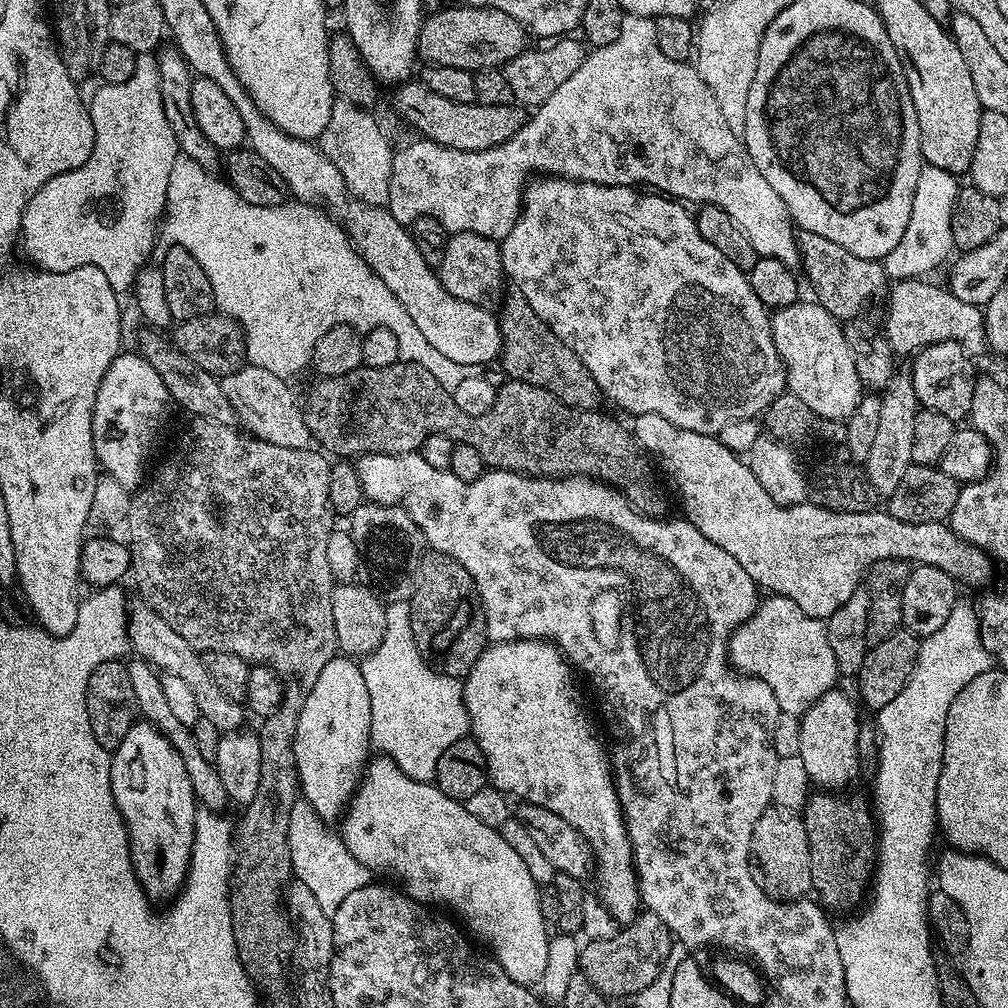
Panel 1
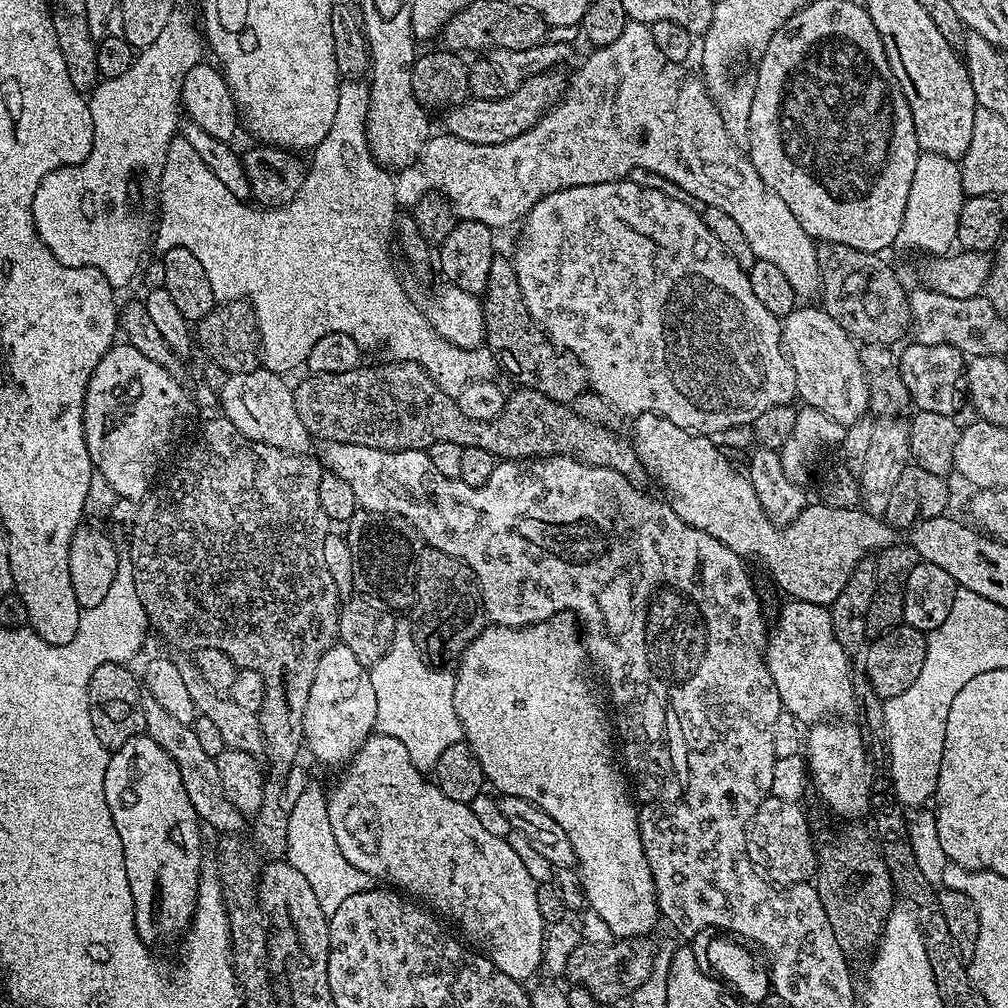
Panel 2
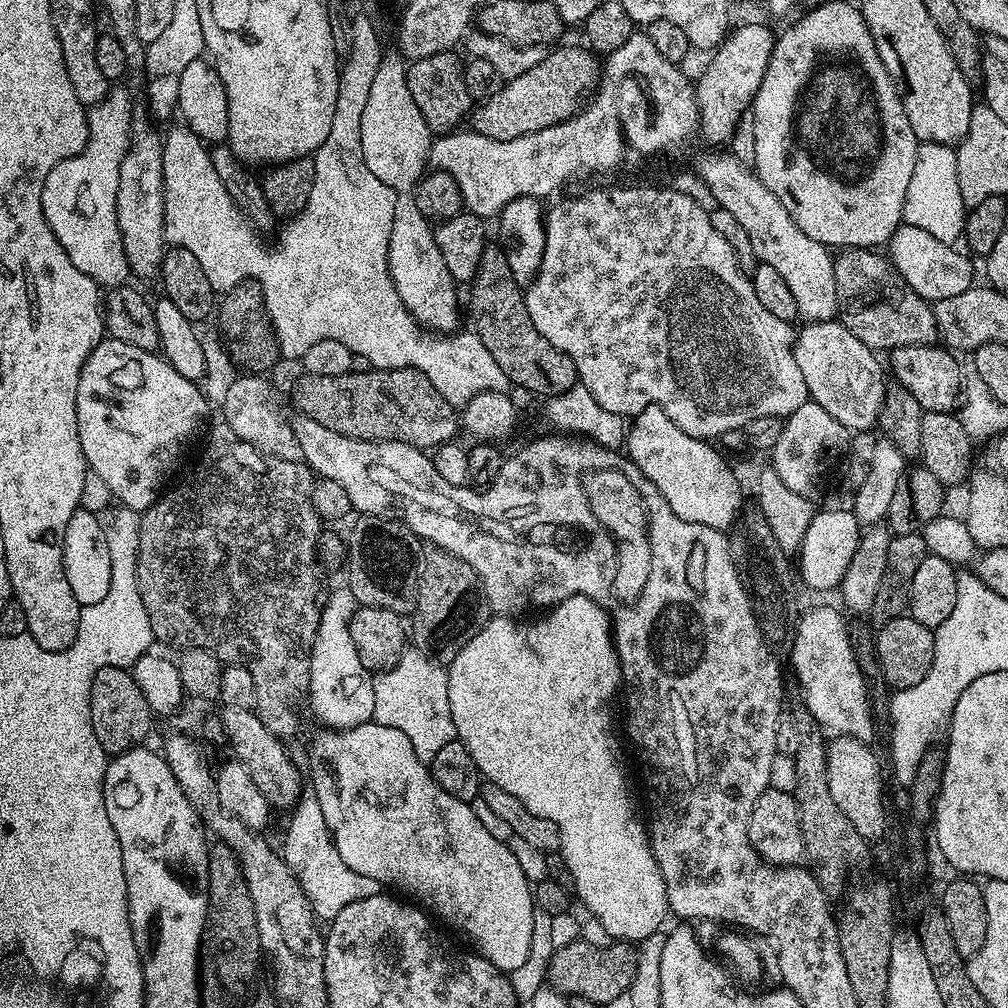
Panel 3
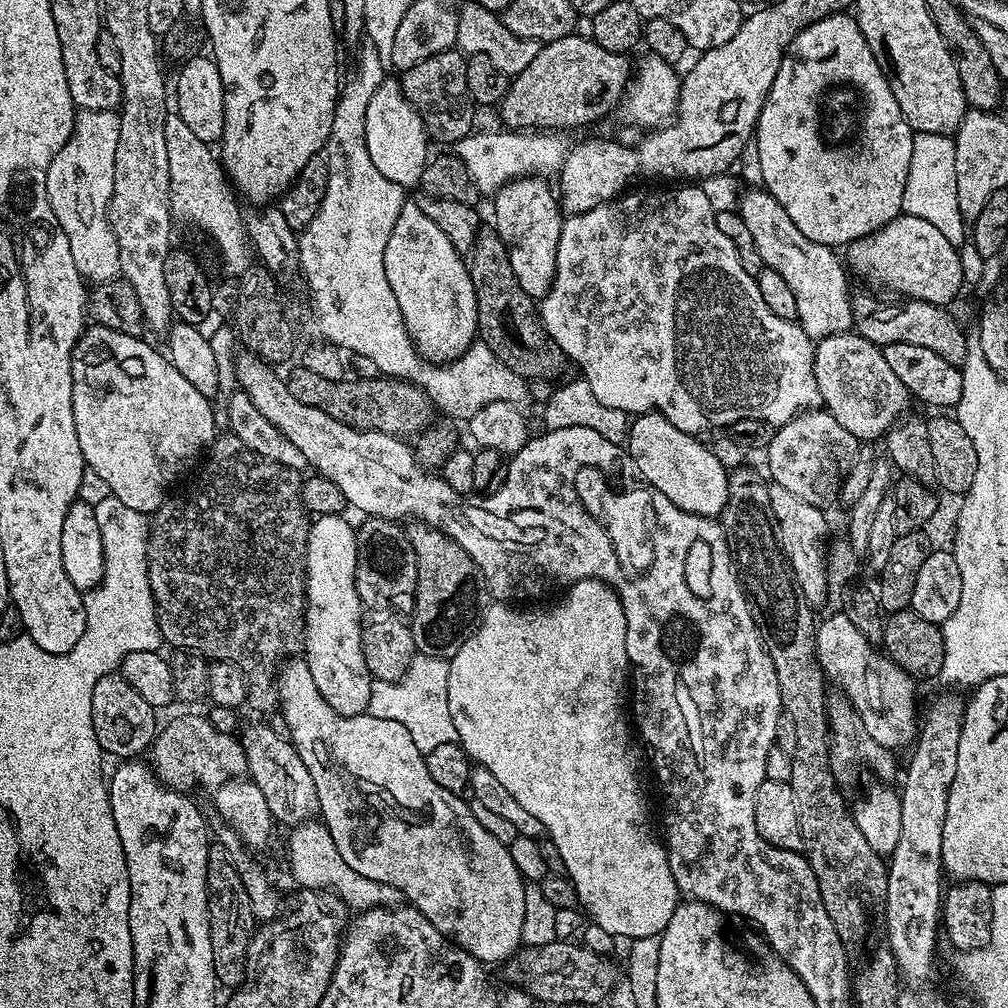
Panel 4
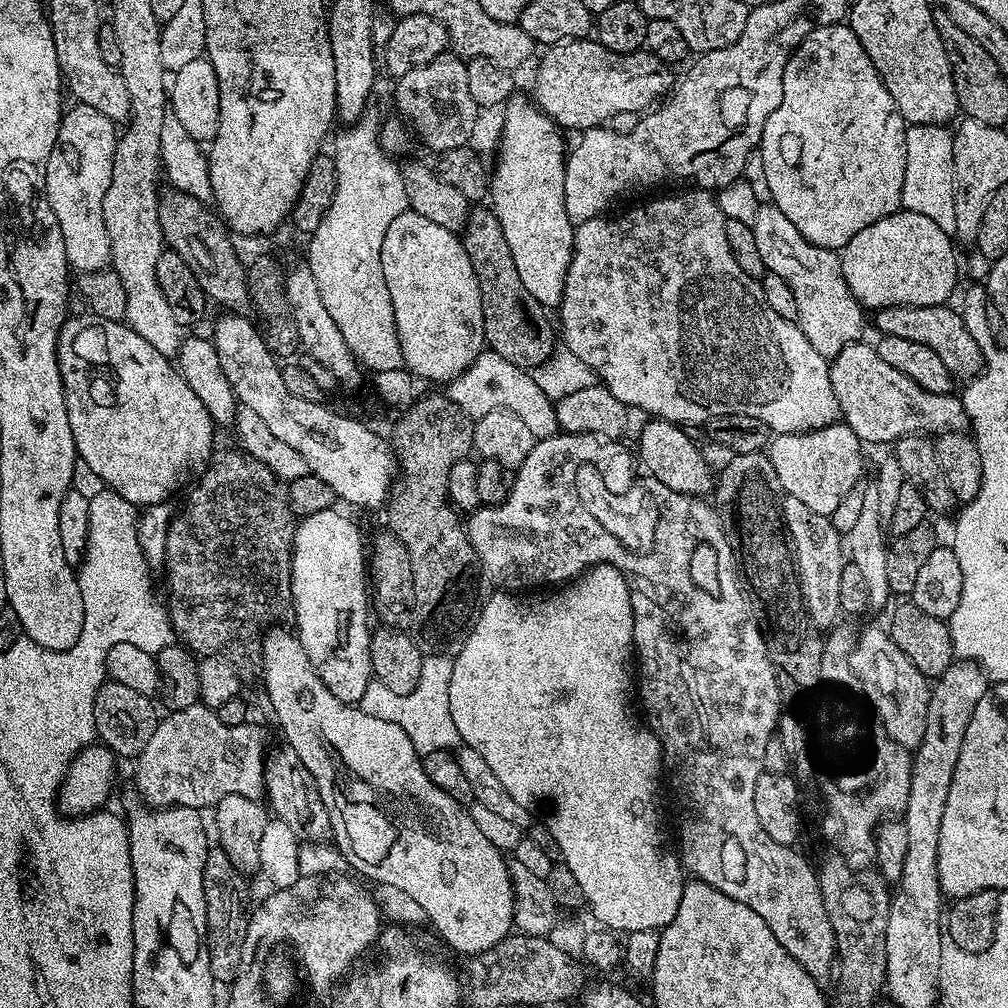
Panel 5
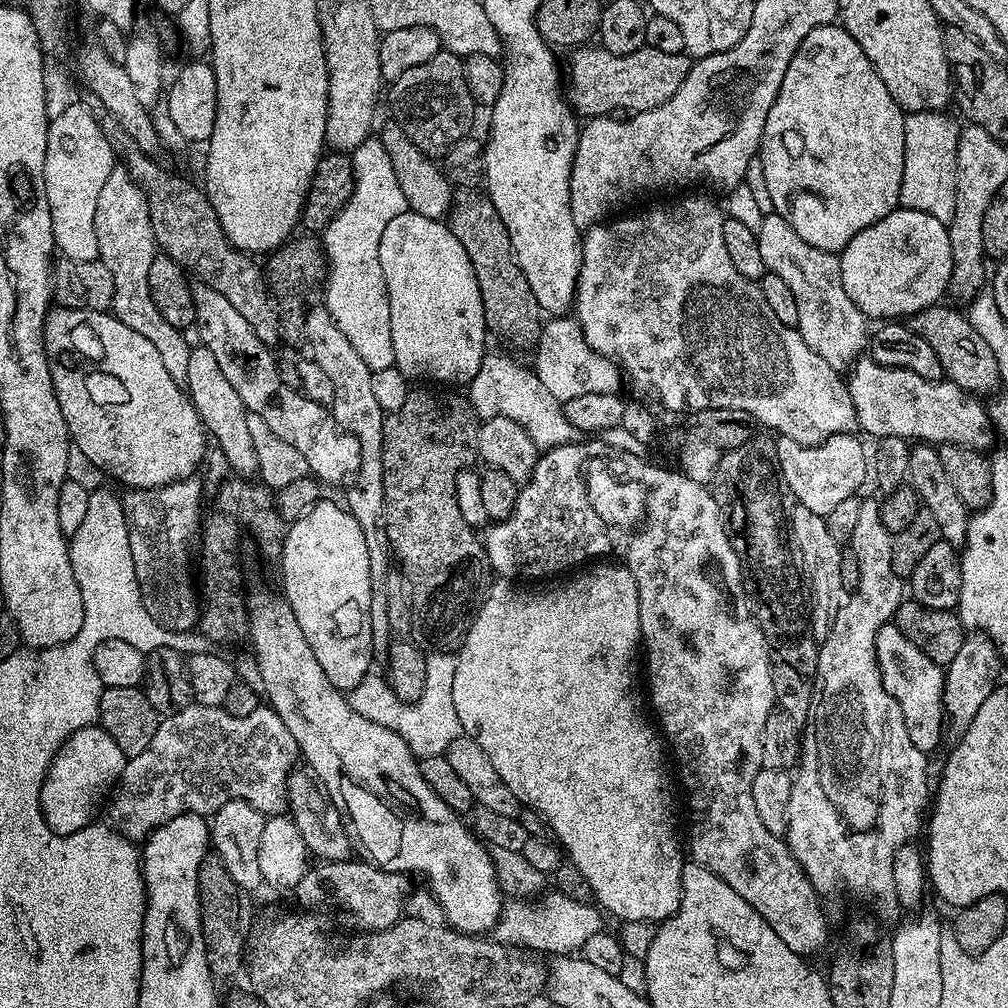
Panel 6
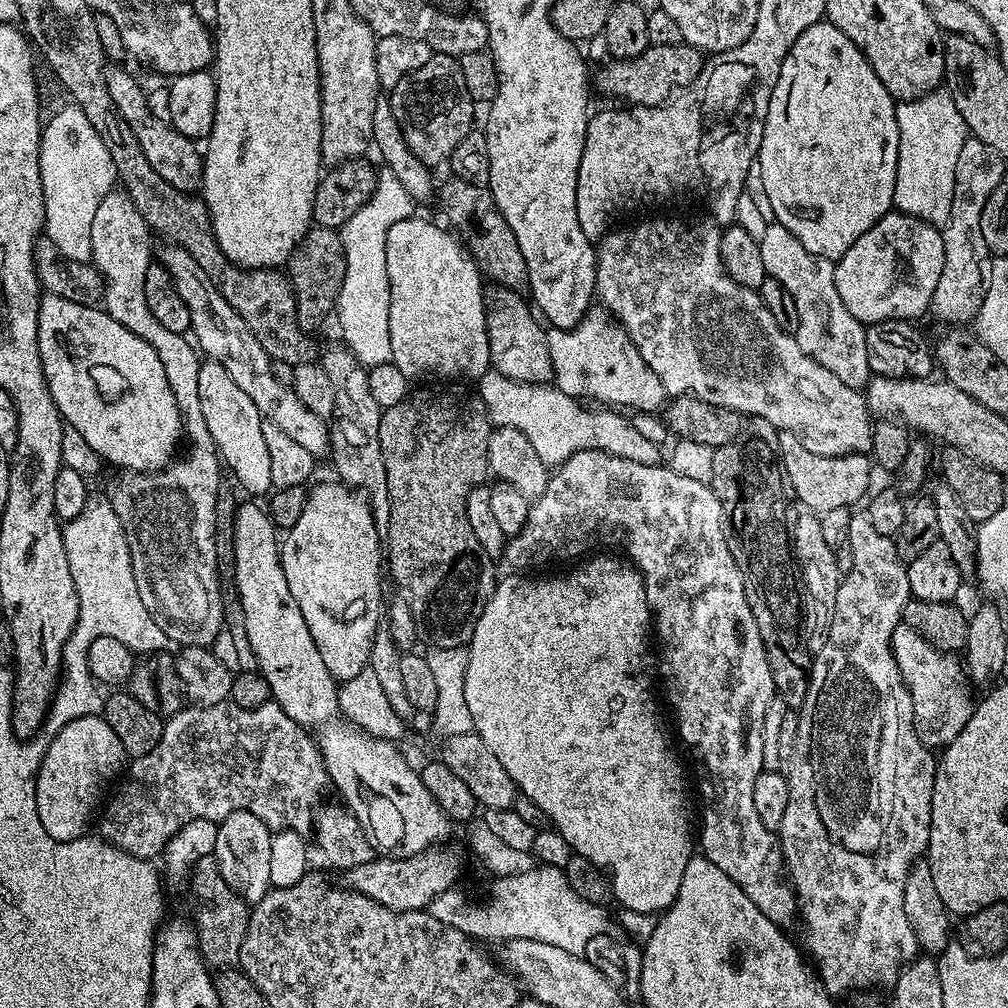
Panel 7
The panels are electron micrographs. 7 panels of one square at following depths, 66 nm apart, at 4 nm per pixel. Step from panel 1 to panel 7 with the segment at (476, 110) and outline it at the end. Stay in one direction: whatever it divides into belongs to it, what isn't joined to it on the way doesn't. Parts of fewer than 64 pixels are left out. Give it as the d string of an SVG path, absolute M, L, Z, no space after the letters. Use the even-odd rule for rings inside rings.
M686 43L674 46L650 46L633 60L609 59L597 76L595 73L594 80L595 83L596 80L600 83L600 88L606 95L617 96L620 99L617 101L642 108L653 108L659 104L669 103L674 94L692 85L700 71L704 69L705 63L705 53Z

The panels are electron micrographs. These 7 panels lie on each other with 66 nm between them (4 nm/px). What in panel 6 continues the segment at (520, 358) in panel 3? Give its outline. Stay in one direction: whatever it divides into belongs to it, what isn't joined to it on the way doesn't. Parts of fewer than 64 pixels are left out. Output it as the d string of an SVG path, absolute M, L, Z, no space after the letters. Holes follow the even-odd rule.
M460 188L452 197L446 223L462 242L473 264L474 277L484 303L487 331L492 334L497 332L502 339L531 349L542 335L542 313L534 298L534 290L530 290L530 282L526 282L526 274L522 274L516 261L516 251L512 248L506 222L502 222L492 199L476 188Z

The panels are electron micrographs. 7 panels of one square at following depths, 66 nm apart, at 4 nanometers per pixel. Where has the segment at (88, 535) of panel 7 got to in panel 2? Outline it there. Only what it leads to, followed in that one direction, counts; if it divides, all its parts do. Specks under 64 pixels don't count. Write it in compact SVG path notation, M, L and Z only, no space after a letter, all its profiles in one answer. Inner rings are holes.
M121 559L112 580L107 581L108 593L93 608L85 607L80 614L78 634L66 646L47 644L44 652L76 652L76 644L85 644L92 656L92 672L105 664L128 664L131 656L144 644L144 635L150 632L148 615L134 590L131 559Z

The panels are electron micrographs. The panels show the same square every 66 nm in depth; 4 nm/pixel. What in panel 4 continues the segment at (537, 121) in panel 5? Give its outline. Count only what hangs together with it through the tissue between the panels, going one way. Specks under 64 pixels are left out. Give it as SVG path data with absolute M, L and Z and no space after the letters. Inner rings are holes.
M521 176L505 184L494 196L495 230L510 254L510 266L514 266L518 286L533 298L546 295L554 282L558 238L565 222L557 193L548 183L539 176Z

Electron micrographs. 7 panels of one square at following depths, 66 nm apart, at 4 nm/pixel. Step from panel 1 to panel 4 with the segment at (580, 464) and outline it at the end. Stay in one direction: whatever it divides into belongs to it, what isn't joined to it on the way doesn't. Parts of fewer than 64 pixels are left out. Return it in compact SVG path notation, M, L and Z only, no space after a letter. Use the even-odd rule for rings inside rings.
M296 366L286 376L288 392L302 402L302 406L314 406L314 410L322 410L322 414L330 414L330 418L338 418L351 428L359 428L361 432L381 432L401 438L415 437L433 423L434 405L427 391L410 380L395 378L375 378L376 380L331 380L321 378L302 366Z

